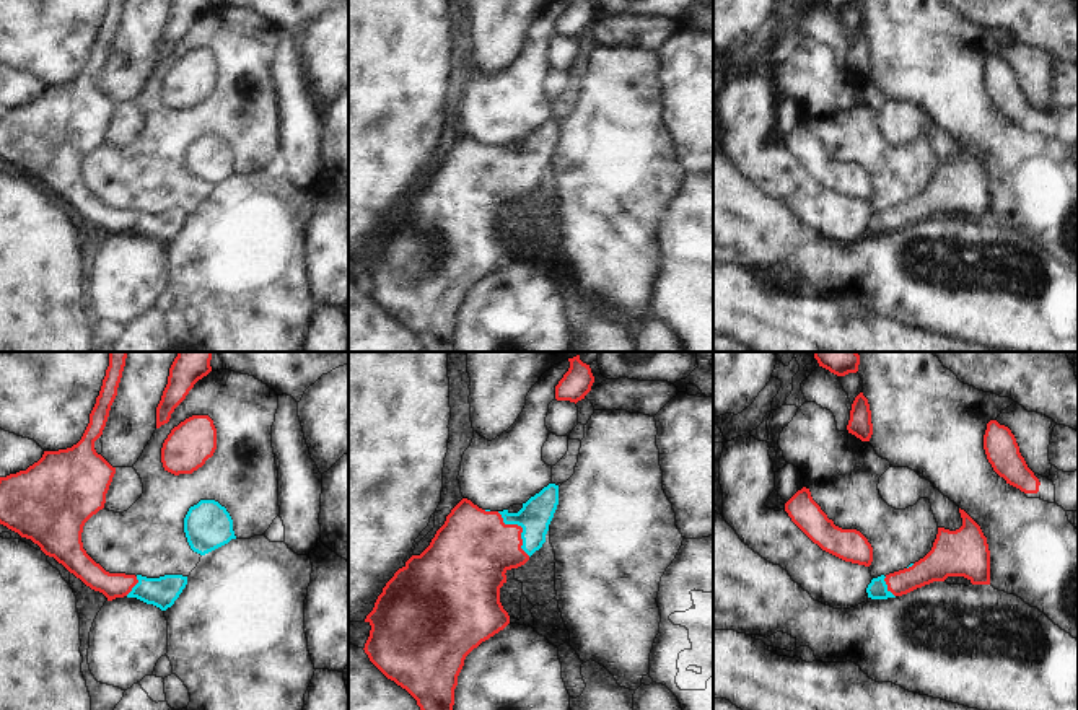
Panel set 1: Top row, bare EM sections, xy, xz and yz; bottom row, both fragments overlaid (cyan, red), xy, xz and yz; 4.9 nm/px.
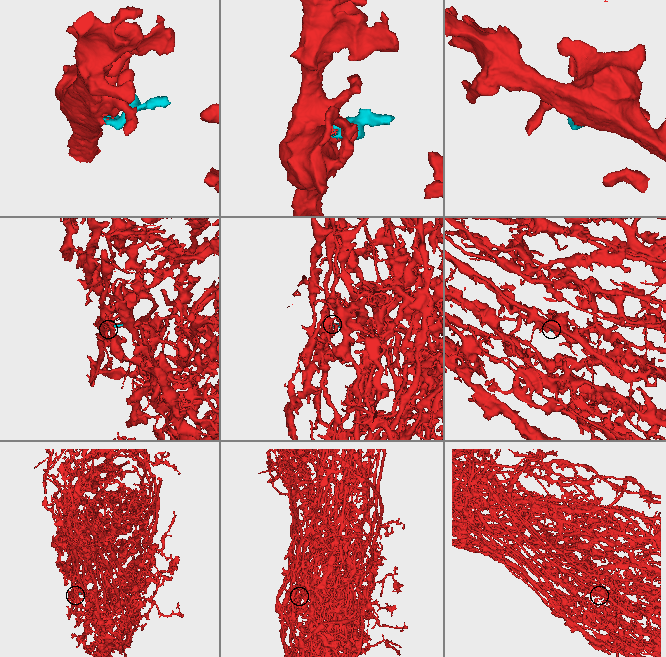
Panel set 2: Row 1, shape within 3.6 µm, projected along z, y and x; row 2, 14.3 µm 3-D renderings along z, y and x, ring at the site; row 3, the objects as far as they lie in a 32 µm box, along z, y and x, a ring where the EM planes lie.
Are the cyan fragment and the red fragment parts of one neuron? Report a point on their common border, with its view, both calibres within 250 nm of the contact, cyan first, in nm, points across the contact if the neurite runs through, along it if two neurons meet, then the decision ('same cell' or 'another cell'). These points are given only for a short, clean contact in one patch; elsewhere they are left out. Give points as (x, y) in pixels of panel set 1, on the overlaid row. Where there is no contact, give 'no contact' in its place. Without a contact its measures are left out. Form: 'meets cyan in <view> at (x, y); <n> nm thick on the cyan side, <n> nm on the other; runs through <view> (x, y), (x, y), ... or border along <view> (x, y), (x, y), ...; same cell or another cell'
meets cyan in xz at (521, 526); 160 nm thick on the cyan side, 380 nm on the other; runs through xz (534, 517), (521, 526), (507, 541), (476, 547); same cell

